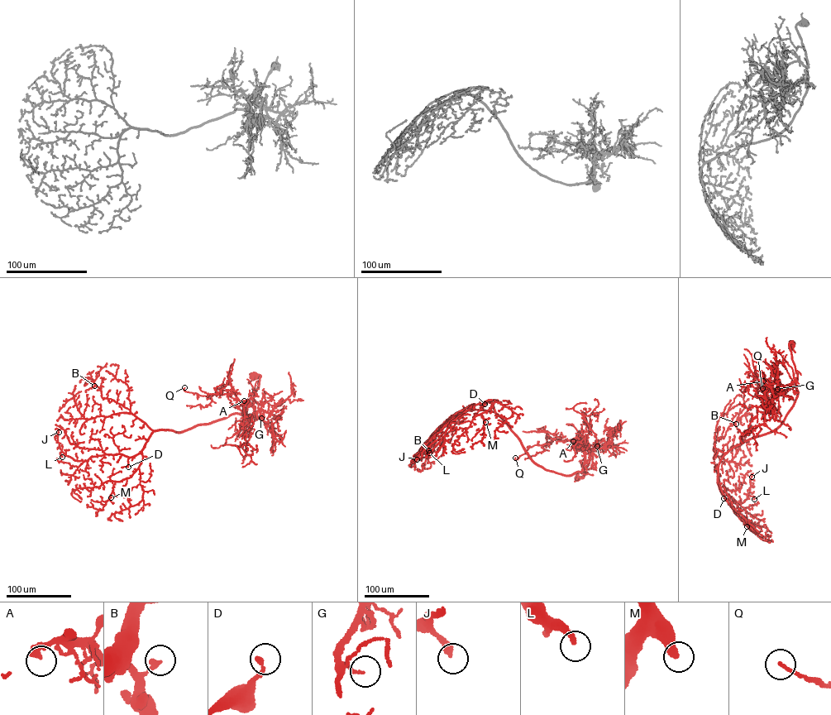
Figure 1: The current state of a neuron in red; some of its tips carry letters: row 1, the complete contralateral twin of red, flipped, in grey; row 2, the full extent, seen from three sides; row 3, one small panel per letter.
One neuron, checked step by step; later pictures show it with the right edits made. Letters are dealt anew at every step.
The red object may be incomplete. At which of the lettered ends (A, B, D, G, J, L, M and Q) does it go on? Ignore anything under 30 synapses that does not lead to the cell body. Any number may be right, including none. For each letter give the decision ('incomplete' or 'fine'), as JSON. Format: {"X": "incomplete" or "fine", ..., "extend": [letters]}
{"A": "incomplete", "B": "fine", "D": "fine", "G": "fine", "J": "fine", "L": "fine", "M": "fine", "Q": "fine", "extend": ["A"]}

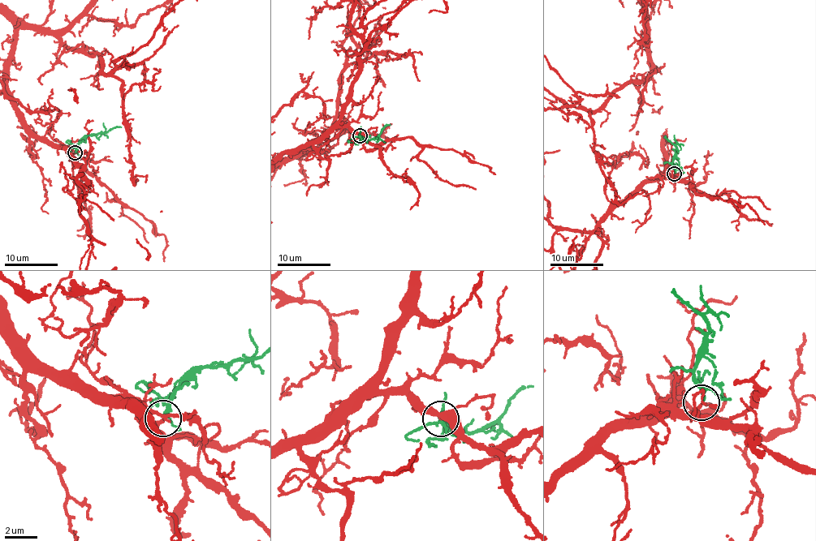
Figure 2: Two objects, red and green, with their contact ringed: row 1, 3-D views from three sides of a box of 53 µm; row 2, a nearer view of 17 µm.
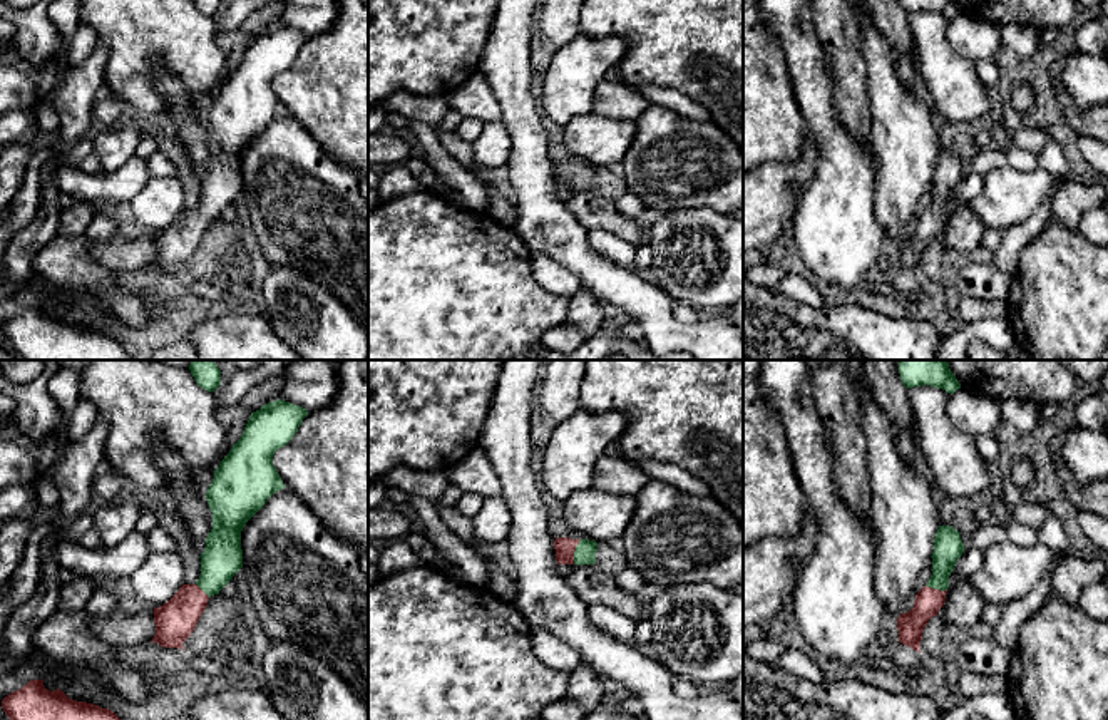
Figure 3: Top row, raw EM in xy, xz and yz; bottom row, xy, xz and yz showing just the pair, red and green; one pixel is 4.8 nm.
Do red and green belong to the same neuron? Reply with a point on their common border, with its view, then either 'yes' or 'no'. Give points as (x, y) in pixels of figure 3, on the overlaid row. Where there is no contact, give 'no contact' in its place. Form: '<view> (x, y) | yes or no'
xz (574, 550) | yes

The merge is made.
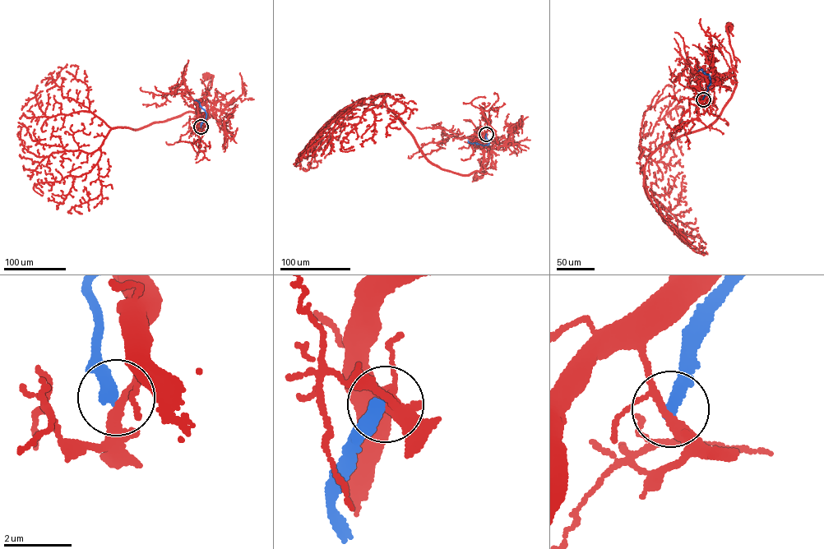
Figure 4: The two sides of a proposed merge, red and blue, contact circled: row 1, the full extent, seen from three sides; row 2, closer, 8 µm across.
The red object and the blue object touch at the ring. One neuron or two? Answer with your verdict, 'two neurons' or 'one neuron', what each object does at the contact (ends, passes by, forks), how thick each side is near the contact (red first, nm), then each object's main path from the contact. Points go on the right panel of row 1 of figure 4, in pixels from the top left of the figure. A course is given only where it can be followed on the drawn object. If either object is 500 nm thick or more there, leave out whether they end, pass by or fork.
two neurons | red forks | blue ends | 240/360 nm | red via (702, 99), (711, 83), (719, 81), (733, 74), (736, 62), (726, 27), (729, 26) | blue via (702, 99), (710, 78), (702, 69), (698, 71)

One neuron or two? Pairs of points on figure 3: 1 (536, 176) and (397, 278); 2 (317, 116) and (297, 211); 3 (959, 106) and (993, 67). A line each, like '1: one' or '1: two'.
1: two
2: two
3: two

